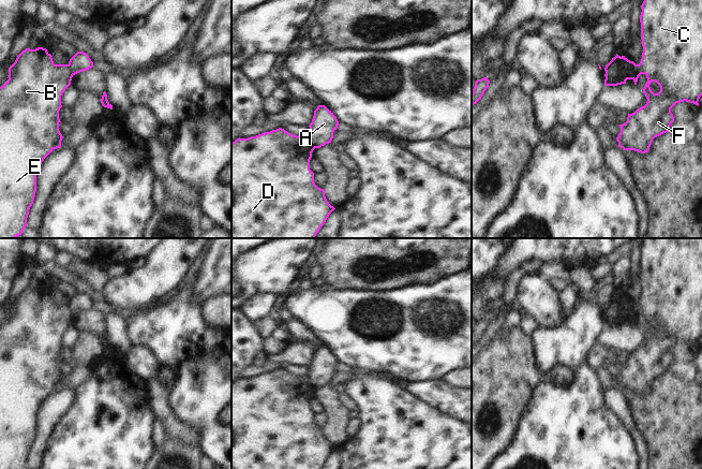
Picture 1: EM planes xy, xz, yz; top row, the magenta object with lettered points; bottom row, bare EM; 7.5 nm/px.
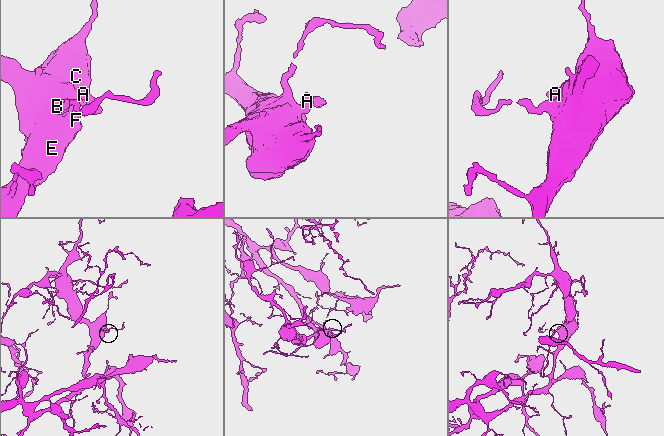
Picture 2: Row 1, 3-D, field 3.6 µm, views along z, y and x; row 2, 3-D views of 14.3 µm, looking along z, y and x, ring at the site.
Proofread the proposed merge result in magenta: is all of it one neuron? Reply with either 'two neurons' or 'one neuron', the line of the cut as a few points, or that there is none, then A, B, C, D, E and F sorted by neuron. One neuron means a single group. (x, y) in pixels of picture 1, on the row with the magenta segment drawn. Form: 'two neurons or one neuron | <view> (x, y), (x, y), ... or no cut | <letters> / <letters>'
two neurons | yz (621, 57), (606, 72) | A / B C D E F

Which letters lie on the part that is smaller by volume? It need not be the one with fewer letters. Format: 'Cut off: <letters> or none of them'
Cut off: A

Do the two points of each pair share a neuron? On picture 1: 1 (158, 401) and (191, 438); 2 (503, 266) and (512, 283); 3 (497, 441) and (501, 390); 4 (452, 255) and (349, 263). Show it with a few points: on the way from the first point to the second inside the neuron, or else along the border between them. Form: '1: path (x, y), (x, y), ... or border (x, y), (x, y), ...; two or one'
1: path (163, 411), (181, 430); one
2: border (528, 261), (516, 268), (507, 278); two
3: path (502, 428), (504, 423), (501, 402); one
4: path (427, 250), (413, 251), (405, 255), (375, 255); one

